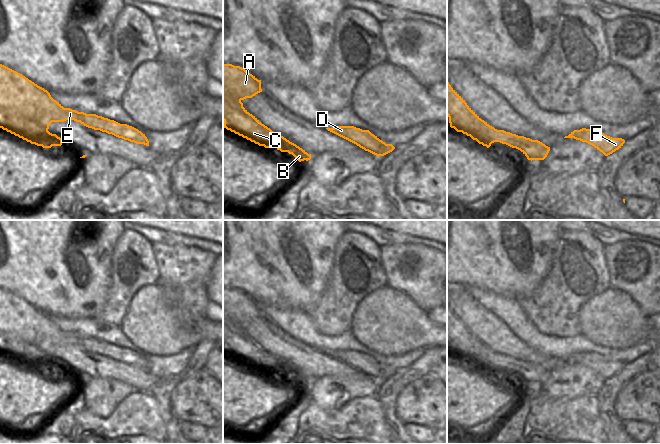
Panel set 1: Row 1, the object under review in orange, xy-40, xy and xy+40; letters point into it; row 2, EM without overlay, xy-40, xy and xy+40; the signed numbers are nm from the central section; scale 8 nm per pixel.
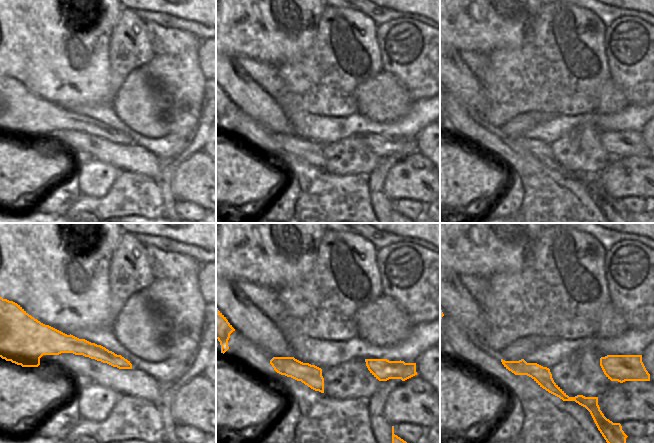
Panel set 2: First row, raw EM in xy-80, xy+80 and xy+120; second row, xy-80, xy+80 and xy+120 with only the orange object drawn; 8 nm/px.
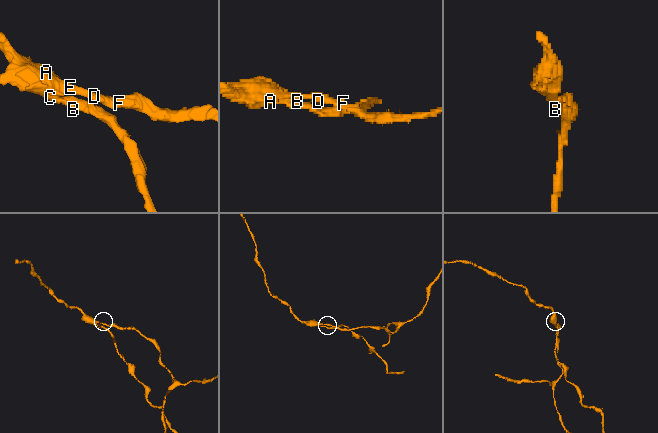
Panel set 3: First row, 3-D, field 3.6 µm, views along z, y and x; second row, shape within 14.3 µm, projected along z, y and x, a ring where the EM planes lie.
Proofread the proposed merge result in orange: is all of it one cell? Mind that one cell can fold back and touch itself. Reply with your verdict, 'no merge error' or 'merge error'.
merge error

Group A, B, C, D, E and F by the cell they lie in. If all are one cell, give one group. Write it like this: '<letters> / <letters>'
A C D E F / B

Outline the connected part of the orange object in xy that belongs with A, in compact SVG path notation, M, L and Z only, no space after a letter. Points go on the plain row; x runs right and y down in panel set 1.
M223 288L224 352L259 370L268 366L269 372L272 372L277 358L250 338L241 326L260 316L261 304L240 290Z

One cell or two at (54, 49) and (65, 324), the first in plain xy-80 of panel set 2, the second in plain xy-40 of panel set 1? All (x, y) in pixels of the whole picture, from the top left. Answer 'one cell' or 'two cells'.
two cells

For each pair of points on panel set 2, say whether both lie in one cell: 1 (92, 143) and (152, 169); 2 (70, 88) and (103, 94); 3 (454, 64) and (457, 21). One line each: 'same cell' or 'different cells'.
1: same cell
2: same cell
3: different cells

